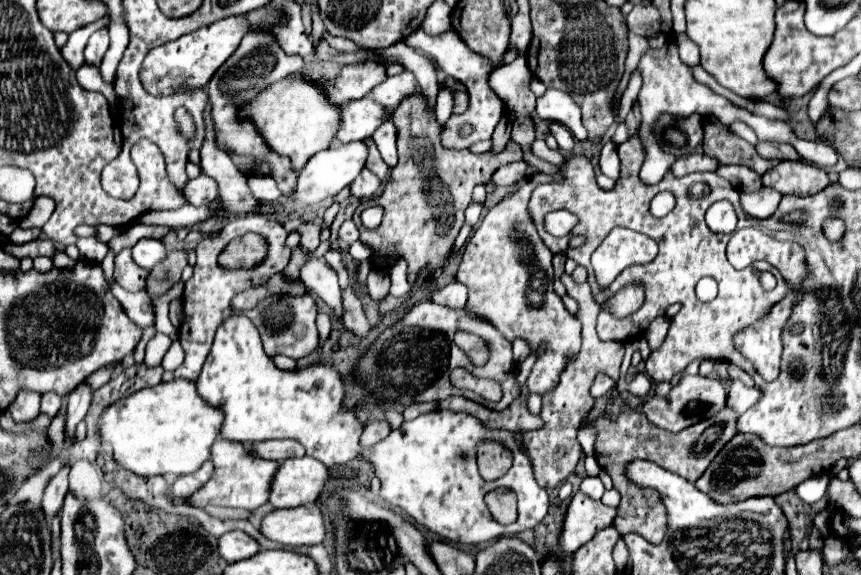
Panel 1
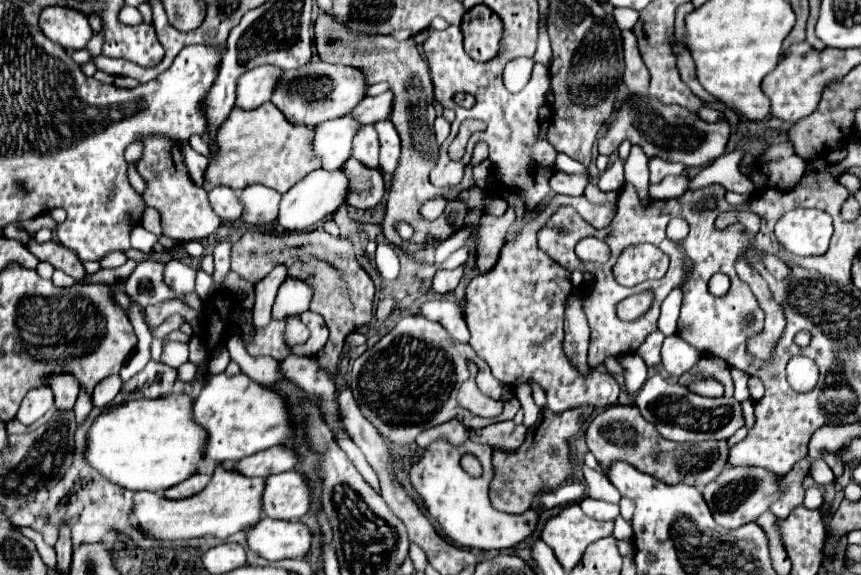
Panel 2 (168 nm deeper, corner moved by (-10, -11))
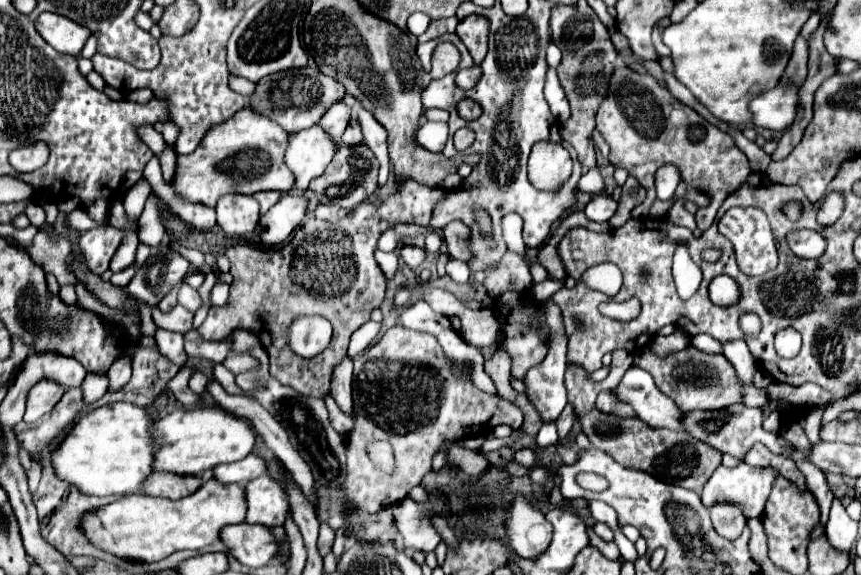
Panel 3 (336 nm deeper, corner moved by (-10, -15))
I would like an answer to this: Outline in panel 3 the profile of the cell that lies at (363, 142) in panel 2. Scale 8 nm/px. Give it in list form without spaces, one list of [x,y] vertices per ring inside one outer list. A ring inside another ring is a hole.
[[[352,119],[350,121],[350,127],[344,131],[342,135],[342,143],[348,145],[348,147],[356,147],[356,145],[364,145],[364,137],[362,137],[362,131],[360,131],[360,123],[358,119]]]

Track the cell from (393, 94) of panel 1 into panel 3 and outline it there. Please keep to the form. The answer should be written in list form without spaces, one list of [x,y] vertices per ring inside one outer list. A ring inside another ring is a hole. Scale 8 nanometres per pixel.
[[[336,103],[336,107],[330,107],[330,111],[318,121],[318,125],[322,125],[330,135],[336,135],[340,139],[344,129],[350,125],[352,117],[354,117],[352,107],[348,107],[346,103]]]

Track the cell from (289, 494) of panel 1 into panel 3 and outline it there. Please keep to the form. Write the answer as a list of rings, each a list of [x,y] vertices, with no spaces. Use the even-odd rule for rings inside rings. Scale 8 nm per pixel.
[[[262,475],[246,485],[248,515],[246,523],[260,523],[266,527],[282,527],[288,513],[290,501],[284,485],[278,479]]]

